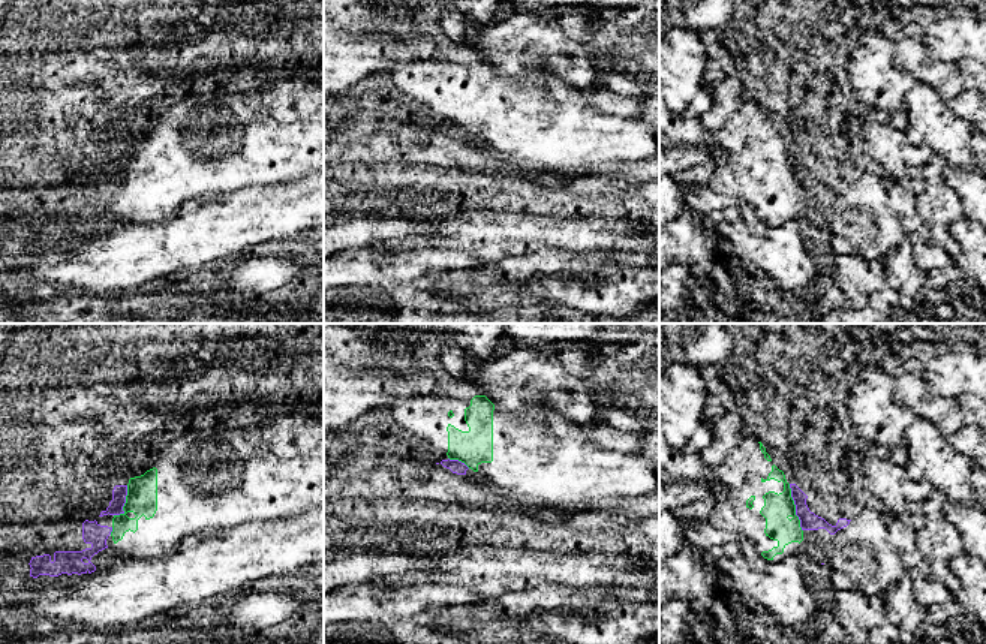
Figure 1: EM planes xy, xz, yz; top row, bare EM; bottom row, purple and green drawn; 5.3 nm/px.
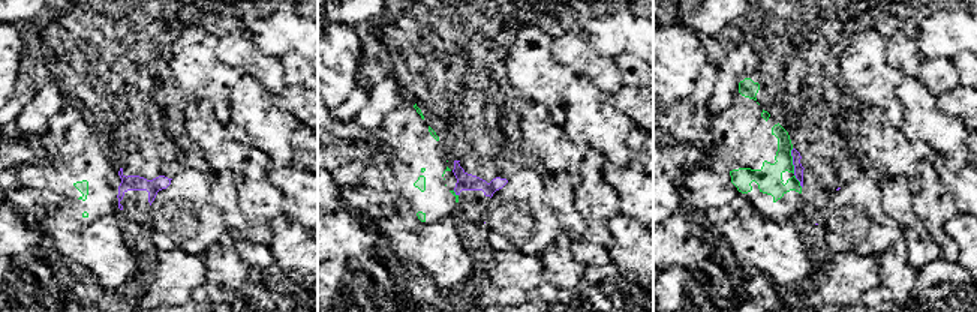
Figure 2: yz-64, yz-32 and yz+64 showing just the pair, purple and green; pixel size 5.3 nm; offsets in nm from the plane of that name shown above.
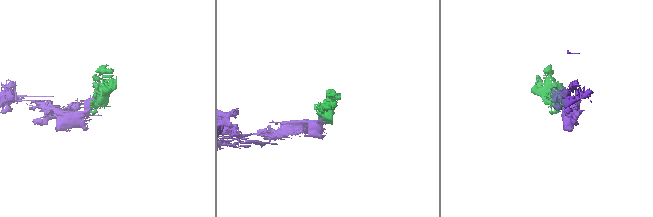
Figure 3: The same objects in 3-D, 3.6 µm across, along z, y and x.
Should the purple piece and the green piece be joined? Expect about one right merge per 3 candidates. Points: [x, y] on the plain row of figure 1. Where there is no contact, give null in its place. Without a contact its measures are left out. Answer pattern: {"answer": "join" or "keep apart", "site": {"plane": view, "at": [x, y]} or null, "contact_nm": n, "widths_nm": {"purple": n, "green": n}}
{"answer": "keep apart", "site": {"plane": "yz", "at": [796, 172]}, "contact_nm": 260, "widths_nm": {"purple": 100, "green": 150}}

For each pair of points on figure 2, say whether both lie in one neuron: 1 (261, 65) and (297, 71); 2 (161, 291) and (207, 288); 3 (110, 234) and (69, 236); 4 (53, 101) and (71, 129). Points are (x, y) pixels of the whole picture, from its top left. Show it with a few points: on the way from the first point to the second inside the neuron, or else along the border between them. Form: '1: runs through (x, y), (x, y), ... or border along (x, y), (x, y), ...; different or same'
1: border along (279, 59), (286, 86); different
2: border along (206, 279), (191, 296); different
3: runs through (99, 239), (80, 239); same
4: border along (65, 105), (48, 122), (47, 134), (53, 144); different

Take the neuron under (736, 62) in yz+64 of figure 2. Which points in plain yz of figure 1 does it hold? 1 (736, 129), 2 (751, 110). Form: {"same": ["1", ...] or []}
{"same": []}

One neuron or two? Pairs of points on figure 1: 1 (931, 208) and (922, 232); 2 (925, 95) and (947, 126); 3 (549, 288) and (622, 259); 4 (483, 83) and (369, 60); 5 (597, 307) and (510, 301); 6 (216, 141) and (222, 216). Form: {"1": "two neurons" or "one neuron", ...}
{"1": "two neurons", "2": "one neuron", "3": "two neurons", "4": "two neurons", "5": "two neurons", "6": "two neurons"}

